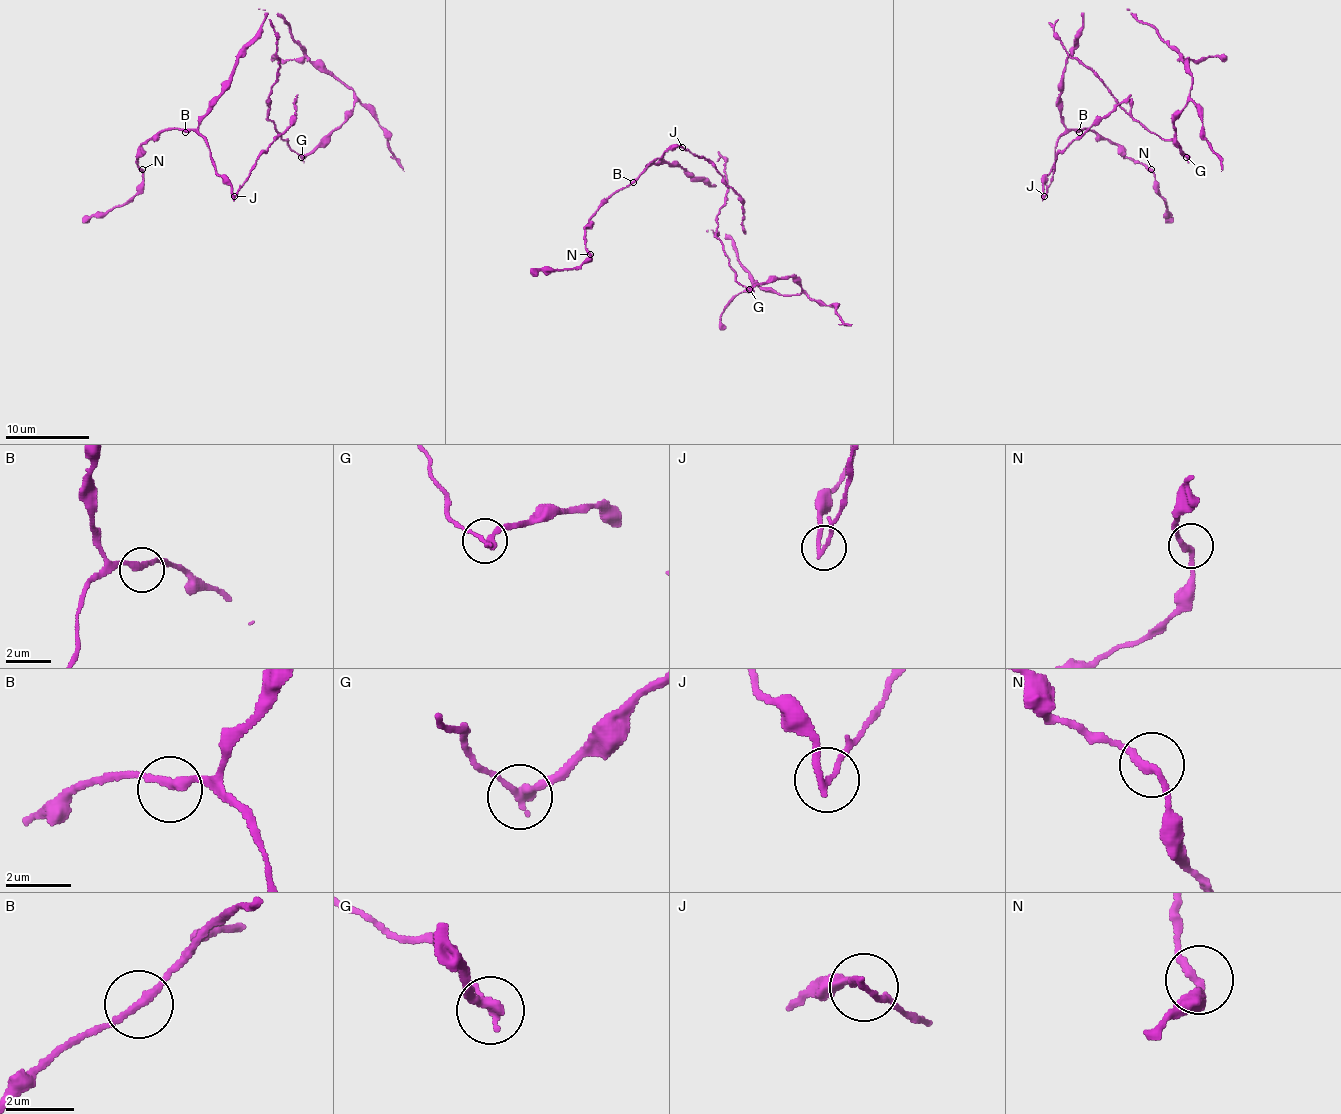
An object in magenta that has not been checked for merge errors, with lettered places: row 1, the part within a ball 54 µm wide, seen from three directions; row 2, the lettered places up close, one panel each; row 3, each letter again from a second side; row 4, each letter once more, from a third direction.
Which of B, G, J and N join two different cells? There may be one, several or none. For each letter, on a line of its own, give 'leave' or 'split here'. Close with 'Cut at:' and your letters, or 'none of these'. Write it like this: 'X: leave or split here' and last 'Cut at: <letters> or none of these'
B: leave
G: split here
J: split here
N: leave
Cut at: G, J

